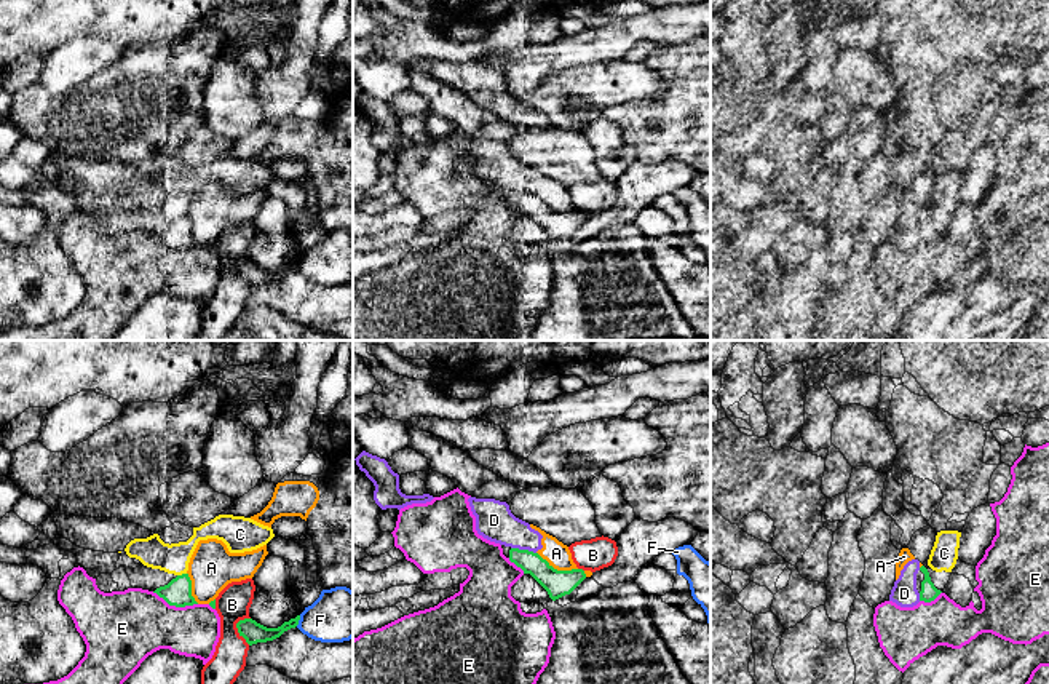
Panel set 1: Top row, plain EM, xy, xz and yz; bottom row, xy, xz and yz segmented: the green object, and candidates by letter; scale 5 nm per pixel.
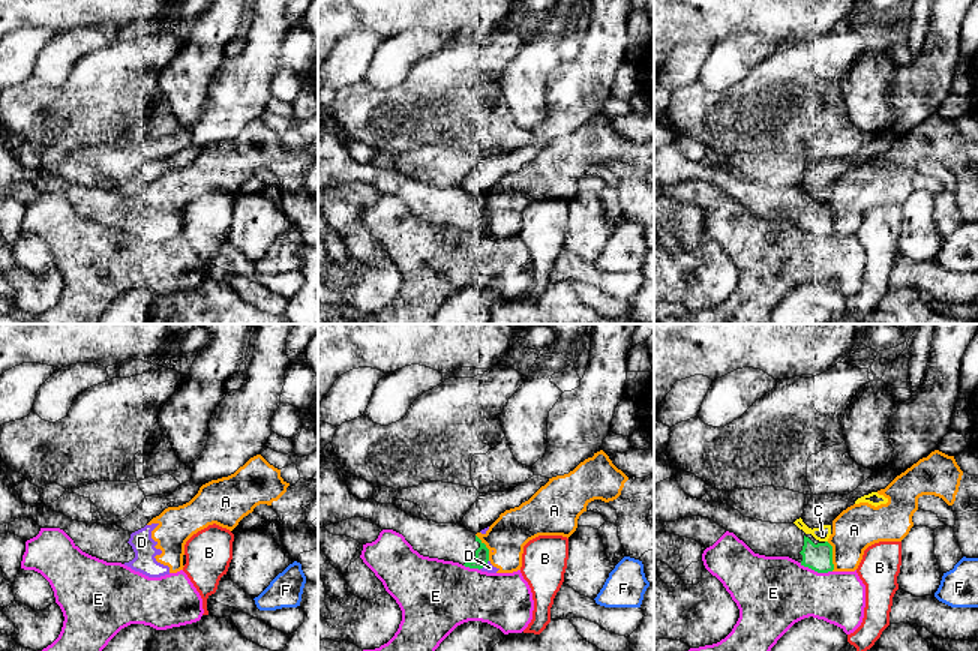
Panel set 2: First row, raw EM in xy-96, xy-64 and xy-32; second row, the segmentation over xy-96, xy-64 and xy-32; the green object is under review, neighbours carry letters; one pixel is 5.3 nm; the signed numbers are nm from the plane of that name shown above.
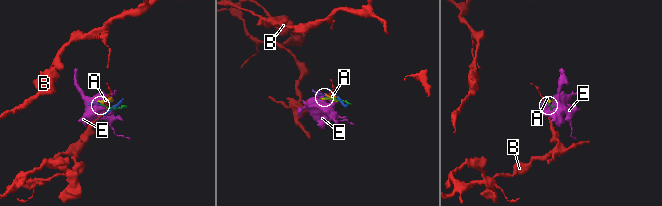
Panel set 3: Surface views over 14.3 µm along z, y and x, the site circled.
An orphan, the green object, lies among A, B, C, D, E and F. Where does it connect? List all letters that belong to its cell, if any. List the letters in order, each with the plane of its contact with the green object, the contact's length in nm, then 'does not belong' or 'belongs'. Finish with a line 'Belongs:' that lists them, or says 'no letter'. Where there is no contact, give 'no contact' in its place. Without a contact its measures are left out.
A: meets green in xz; contact 220 nm long; does not belong
B: meets green in xy; contact 150 nm long; does not belong
C: meets green in xy; contact 50 nm long; does not belong
D: meets green in xz; contact 130 nm long; does not belong
E: meets green in xy; contact 240 nm long; does not belong
F: meets green in xy; contact 60 nm long; does not belong
Belongs: no letter

